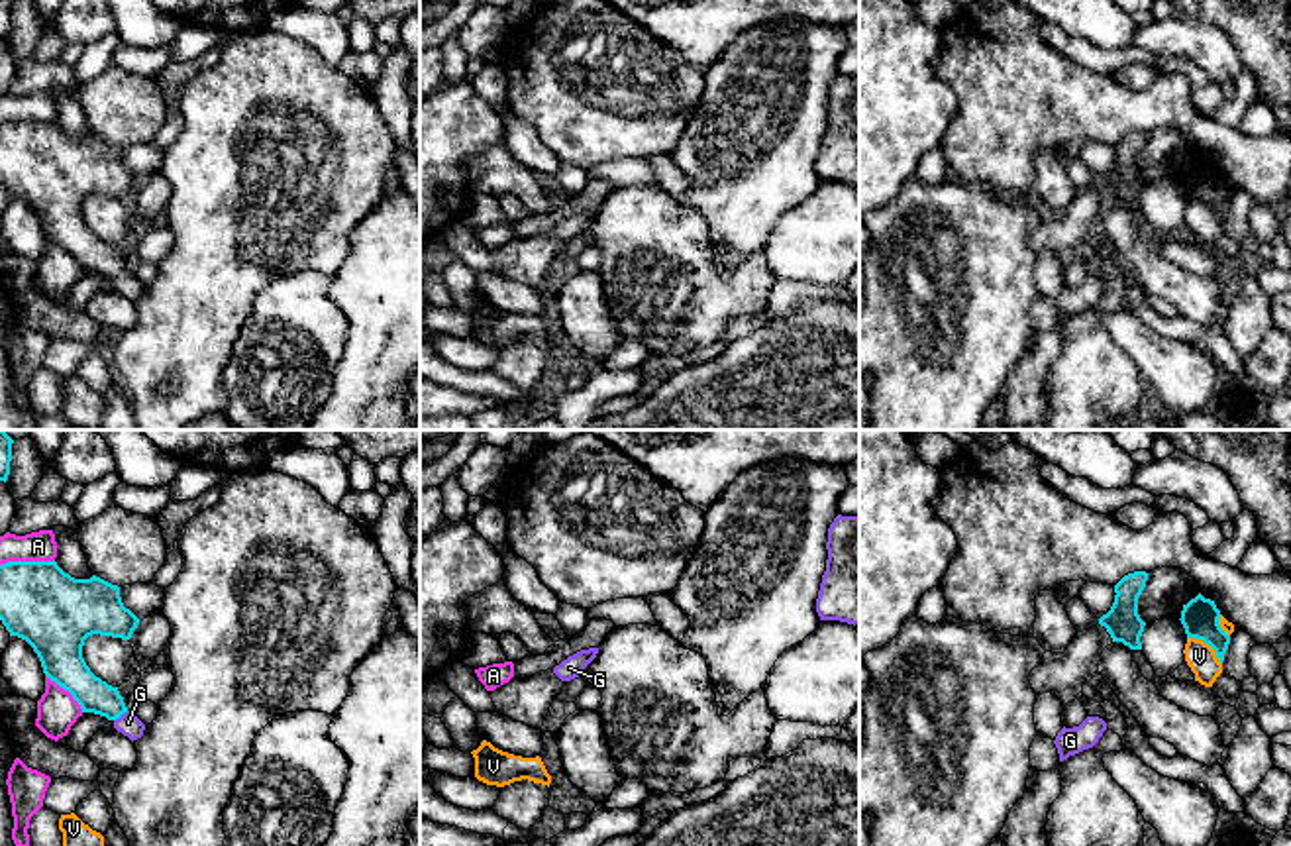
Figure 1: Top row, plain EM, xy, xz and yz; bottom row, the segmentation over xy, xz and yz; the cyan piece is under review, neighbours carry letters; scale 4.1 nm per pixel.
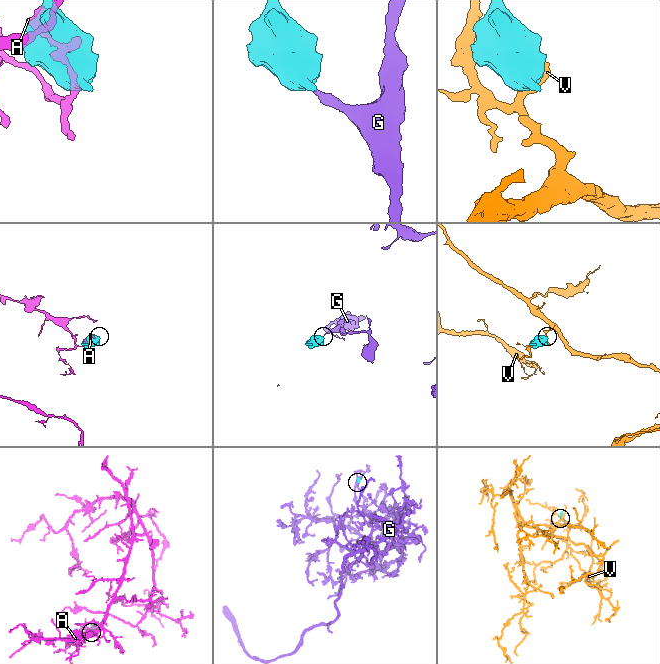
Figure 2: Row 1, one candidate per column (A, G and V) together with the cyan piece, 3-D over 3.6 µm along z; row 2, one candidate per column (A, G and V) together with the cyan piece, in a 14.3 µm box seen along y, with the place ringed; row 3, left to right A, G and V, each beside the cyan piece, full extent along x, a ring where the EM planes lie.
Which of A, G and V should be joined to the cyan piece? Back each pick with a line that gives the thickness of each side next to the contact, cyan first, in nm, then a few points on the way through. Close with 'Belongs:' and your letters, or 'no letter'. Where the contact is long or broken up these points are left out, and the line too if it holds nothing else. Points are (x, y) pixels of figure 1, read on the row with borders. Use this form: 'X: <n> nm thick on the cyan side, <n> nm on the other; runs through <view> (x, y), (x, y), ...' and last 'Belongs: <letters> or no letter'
G: 140 nm thick on the cyan side, 90 nm on the other; runs through xy (95, 695), (120, 715), (128, 723)
Belongs: G

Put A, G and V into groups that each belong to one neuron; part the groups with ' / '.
A / G / V

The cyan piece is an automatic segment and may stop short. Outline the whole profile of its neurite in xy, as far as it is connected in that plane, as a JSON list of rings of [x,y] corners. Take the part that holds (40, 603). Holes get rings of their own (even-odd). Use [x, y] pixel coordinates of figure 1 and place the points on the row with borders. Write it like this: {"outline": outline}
{"outline": [[[8,561],[0,565],[0,620],[37,654],[43,673],[69,691],[82,713],[114,722],[131,742],[143,736],[145,724],[129,711],[118,687],[96,677],[82,658],[84,640],[92,634],[129,640],[139,618],[124,607],[120,587],[96,575],[75,579],[57,561]]]}

